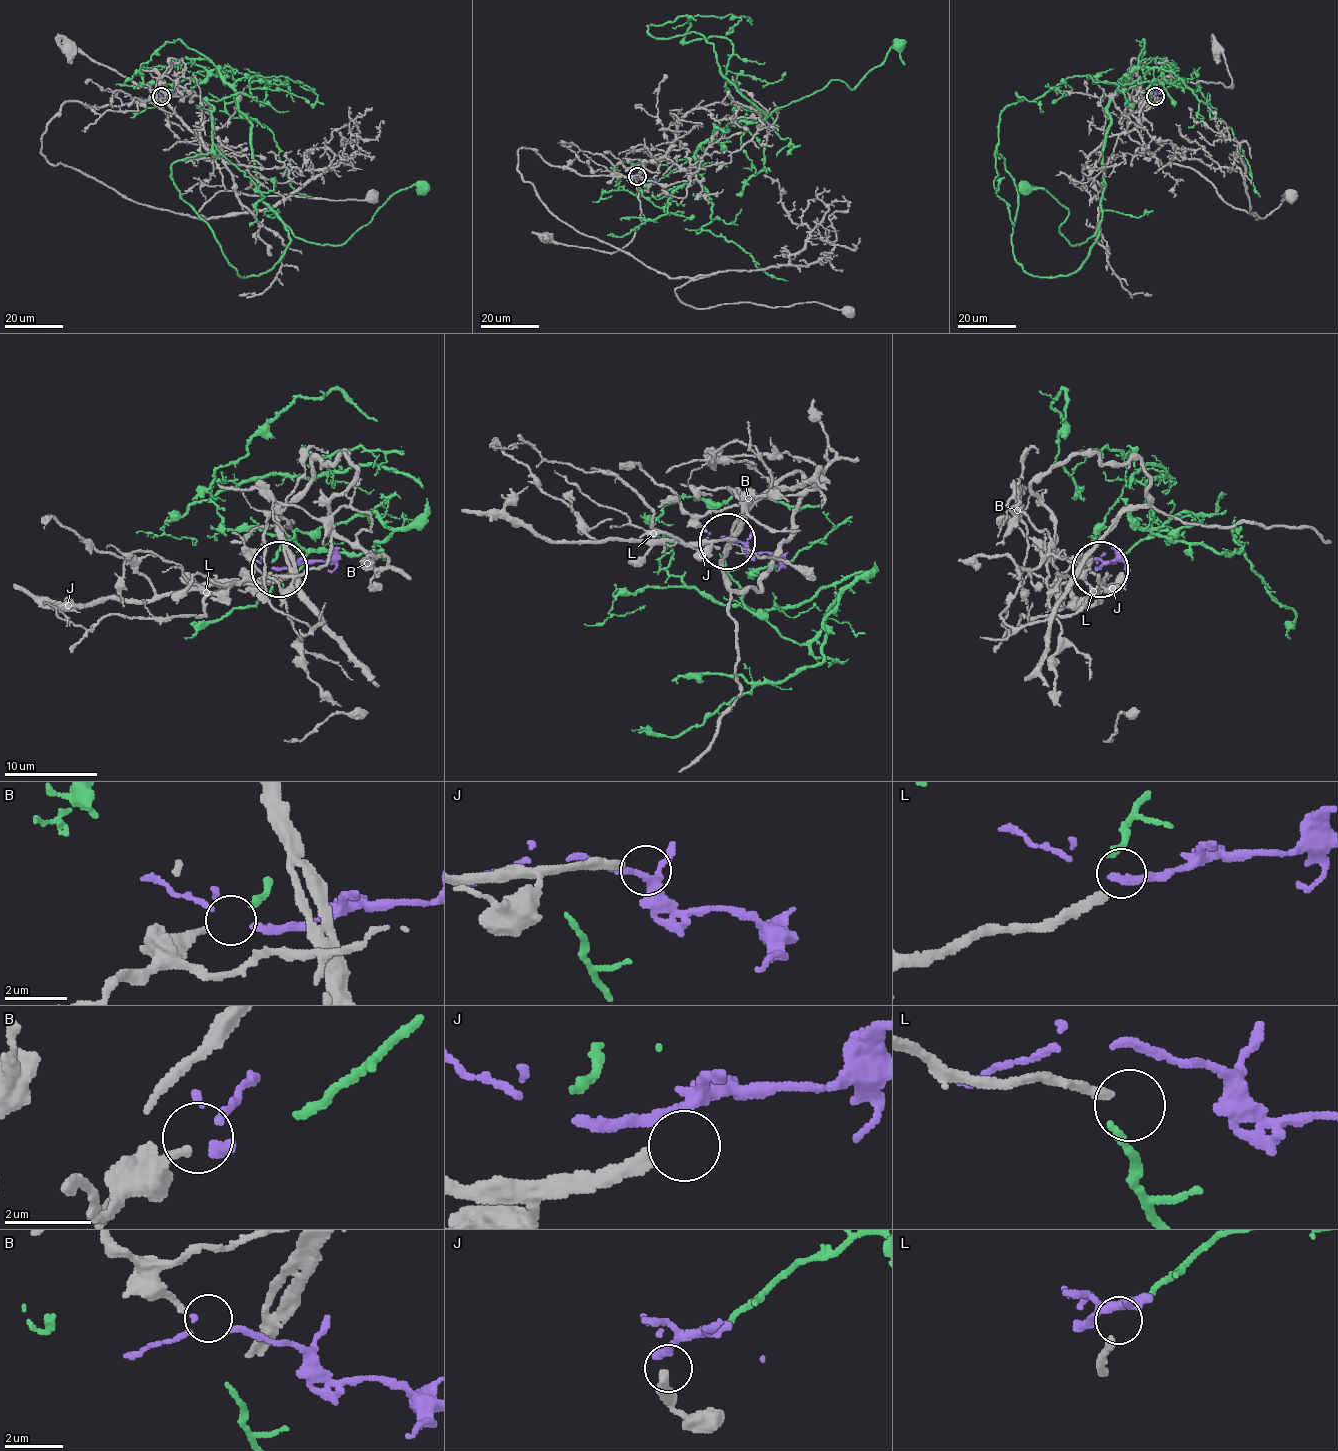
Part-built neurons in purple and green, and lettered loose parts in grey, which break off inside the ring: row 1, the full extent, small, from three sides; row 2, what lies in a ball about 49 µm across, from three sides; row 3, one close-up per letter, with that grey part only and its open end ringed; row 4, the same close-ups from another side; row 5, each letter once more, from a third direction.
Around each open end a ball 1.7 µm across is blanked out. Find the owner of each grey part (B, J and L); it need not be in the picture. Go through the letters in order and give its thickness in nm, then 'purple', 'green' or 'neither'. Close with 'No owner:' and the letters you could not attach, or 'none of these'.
B: calibre 180 nm; purple
J: calibre 320 nm; neither
L: calibre 260 nm; neither
No owner: J, L

